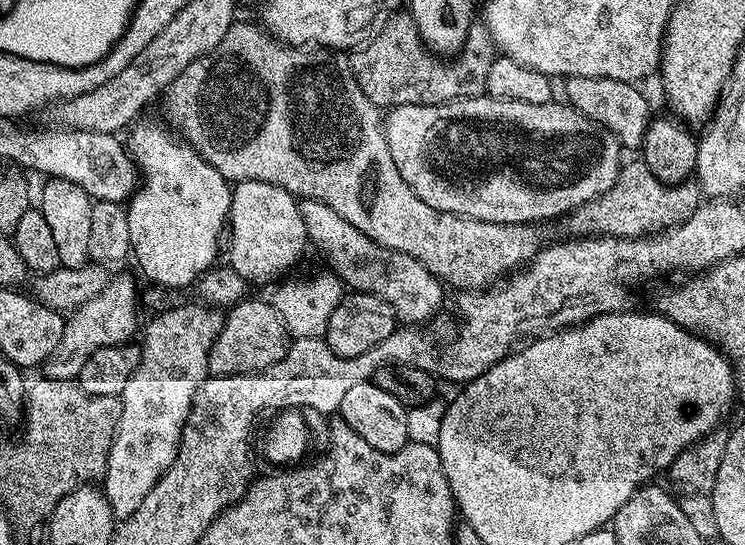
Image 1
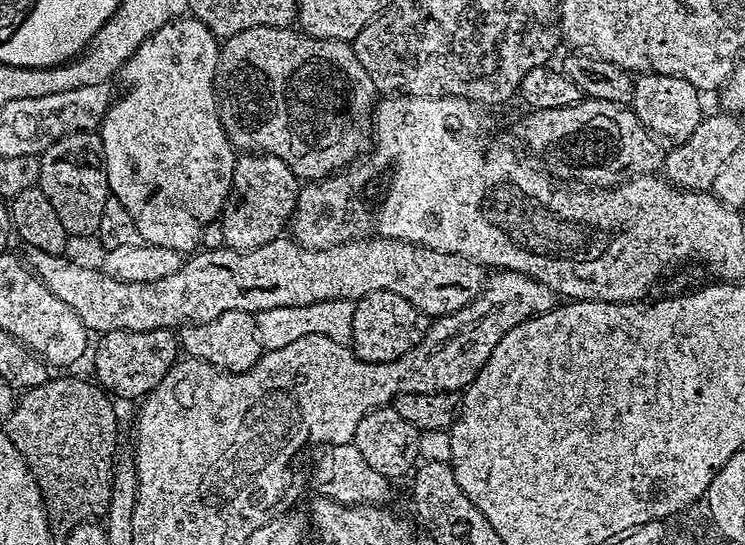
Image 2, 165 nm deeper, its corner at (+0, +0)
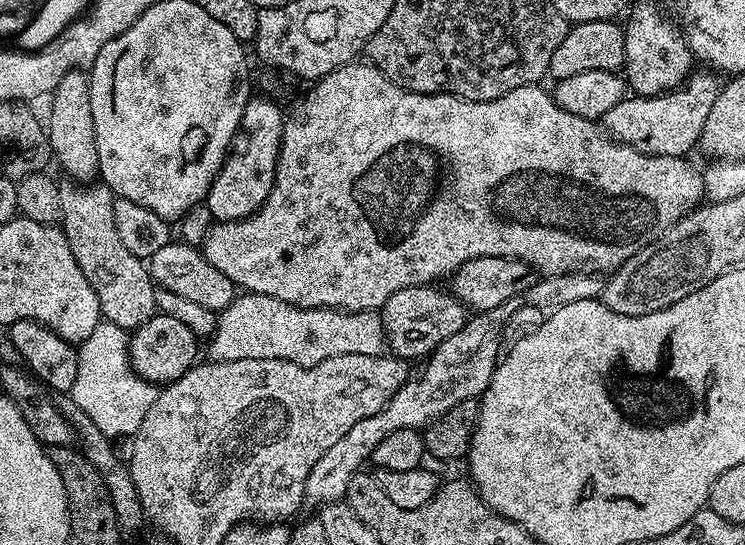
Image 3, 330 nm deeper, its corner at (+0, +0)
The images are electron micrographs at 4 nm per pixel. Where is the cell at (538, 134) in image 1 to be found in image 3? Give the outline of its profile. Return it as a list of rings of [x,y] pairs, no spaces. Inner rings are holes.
[[[696,70],[693,71],[692,75],[680,85],[679,88],[675,88],[672,92],[666,92],[663,96],[638,96],[635,94],[629,95],[622,102],[618,102],[618,106],[614,106],[614,110],[610,110],[606,117],[606,128],[610,133],[613,140],[620,141],[621,144],[628,144],[636,152],[645,152],[651,156],[682,156],[687,157],[689,155],[688,151],[693,147],[694,149],[699,145],[700,135],[702,134],[702,126],[706,126],[706,118],[710,115],[710,110],[714,106],[714,98],[718,98],[720,89],[722,87],[721,81],[716,81],[717,77],[713,75],[711,71],[708,70]]]

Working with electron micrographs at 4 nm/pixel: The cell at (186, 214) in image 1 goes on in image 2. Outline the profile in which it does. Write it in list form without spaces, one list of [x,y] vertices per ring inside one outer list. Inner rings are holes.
[[[185,14],[178,17],[177,20],[166,22],[166,26],[162,26],[162,30],[150,34],[150,38],[146,38],[146,42],[142,42],[142,46],[138,46],[135,54],[124,63],[122,77],[124,76],[124,84],[128,87],[128,93],[125,96],[117,95],[113,99],[106,118],[99,126],[98,131],[104,153],[103,170],[108,175],[109,193],[118,202],[122,202],[122,206],[126,206],[126,210],[130,210],[130,218],[134,218],[134,226],[138,226],[138,234],[145,244],[166,246],[166,250],[174,250],[181,254],[195,253],[201,247],[200,239],[204,229],[218,219],[224,211],[224,203],[228,201],[228,191],[232,185],[232,175],[238,153],[226,138],[226,130],[222,130],[220,107],[216,101],[216,67],[218,66],[220,46],[221,41],[217,36],[201,20],[191,14]]]

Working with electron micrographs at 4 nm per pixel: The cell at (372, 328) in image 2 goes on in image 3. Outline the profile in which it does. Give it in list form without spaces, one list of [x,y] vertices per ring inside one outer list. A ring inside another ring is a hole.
[[[422,284],[398,290],[398,294],[390,294],[378,315],[384,327],[387,347],[400,358],[431,357],[439,344],[446,342],[446,338],[454,338],[454,334],[458,334],[458,330],[462,330],[470,319],[469,309],[451,291],[444,289],[443,292],[440,286]]]

